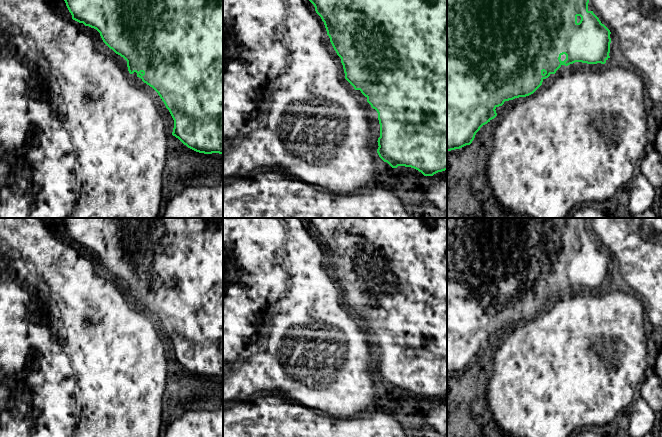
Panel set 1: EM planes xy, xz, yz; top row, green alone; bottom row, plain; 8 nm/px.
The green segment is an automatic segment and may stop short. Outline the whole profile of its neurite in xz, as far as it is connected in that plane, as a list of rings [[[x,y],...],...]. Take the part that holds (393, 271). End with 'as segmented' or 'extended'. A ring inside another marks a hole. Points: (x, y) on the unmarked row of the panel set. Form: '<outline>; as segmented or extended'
[[[304,218],[324,246],[330,266],[341,282],[345,303],[360,314],[378,337],[380,361],[377,377],[392,392],[411,391],[424,400],[447,394],[447,218]]]; as segmented

